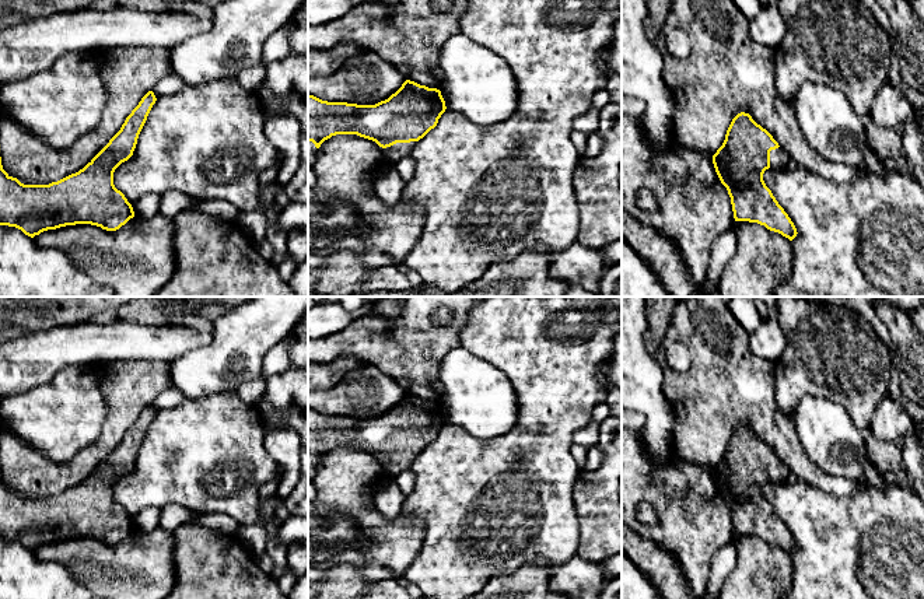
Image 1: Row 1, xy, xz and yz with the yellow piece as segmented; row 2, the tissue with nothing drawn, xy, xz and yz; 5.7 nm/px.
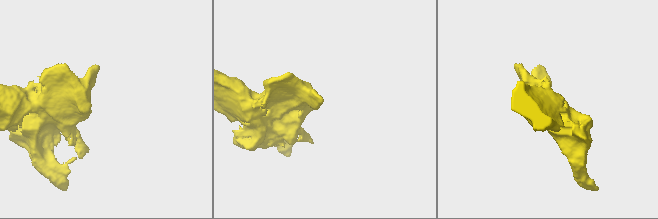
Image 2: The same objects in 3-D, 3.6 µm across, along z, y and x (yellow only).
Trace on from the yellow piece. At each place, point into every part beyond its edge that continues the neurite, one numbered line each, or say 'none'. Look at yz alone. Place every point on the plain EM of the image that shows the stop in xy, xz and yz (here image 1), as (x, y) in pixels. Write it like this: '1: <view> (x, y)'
1: yz (779, 472)

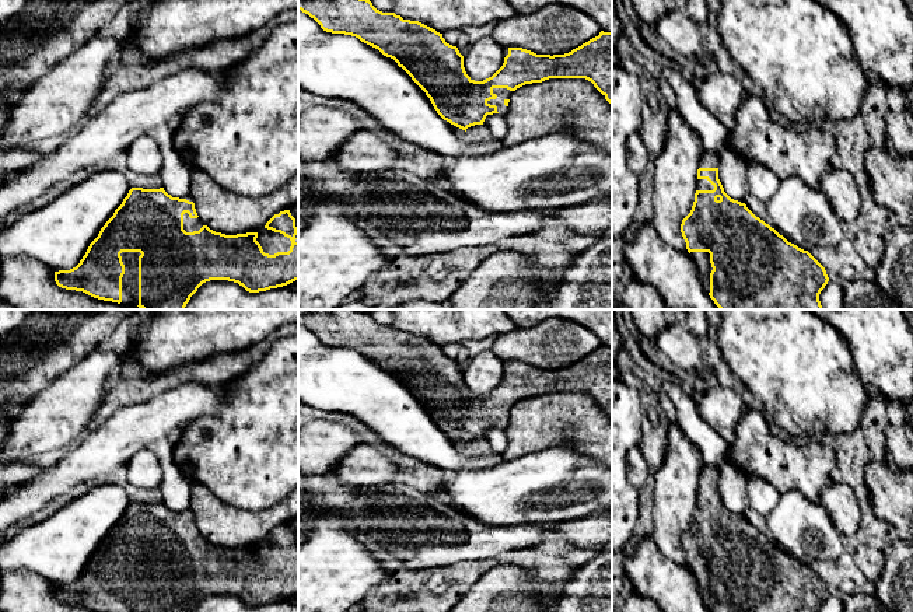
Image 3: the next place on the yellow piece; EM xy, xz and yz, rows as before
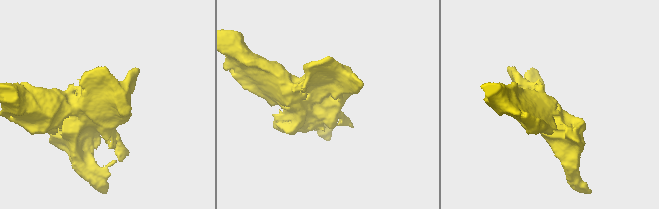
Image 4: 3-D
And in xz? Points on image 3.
1: xz (502, 408)

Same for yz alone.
1: yz (702, 497)
2: yz (703, 581)

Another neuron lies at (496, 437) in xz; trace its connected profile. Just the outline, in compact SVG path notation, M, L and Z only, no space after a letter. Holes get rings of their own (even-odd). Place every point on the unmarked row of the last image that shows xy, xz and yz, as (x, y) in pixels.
M500 427L487 429L483 438L489 443L494 454L503 455L507 448L507 437Z

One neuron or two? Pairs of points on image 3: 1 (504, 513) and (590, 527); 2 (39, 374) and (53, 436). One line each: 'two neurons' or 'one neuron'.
1: two neurons
2: two neurons

